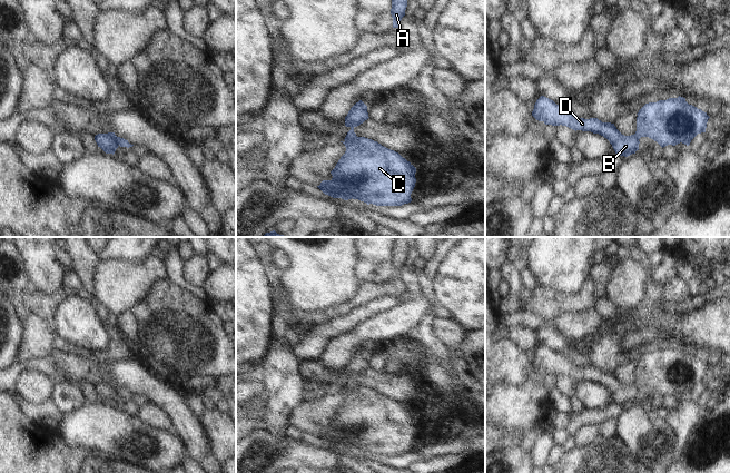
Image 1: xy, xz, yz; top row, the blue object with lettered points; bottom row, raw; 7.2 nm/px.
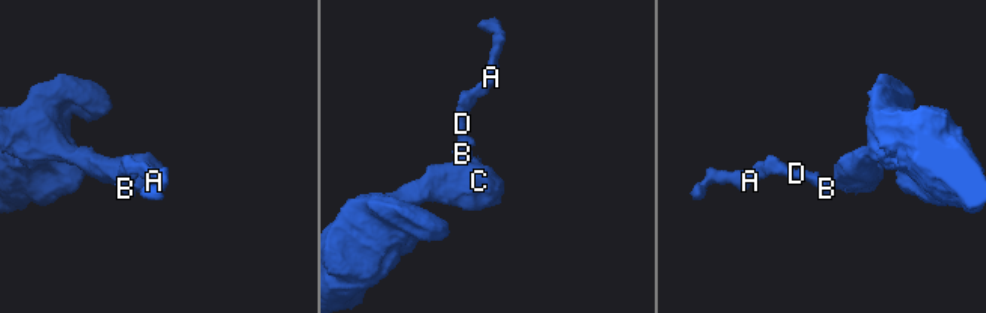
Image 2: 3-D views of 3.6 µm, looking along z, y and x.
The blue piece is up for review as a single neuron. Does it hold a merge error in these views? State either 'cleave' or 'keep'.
cleave

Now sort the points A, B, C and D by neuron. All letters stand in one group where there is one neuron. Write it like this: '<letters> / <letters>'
A B D / C

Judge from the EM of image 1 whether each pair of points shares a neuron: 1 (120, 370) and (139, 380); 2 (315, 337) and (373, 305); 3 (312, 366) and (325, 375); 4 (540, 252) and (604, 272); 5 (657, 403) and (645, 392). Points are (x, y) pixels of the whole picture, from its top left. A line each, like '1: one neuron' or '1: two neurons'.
1: one neuron
2: one neuron
3: one neuron
4: two neurons
5: one neuron

